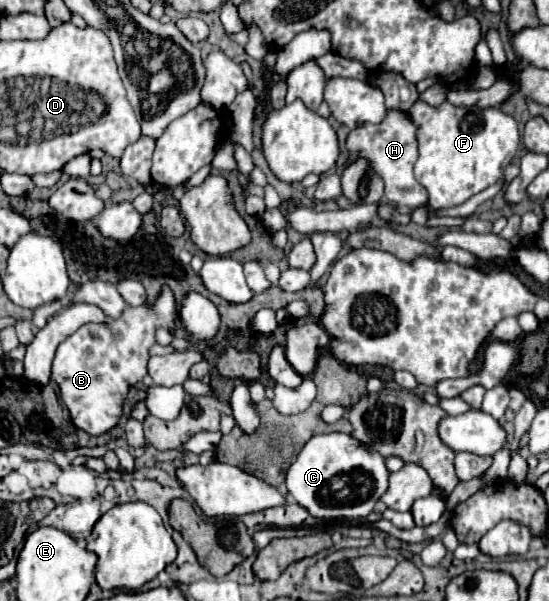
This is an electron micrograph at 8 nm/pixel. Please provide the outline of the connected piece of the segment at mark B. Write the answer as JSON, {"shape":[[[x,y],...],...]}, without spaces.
{"shape":[[[163,286],[153,304],[145,302],[135,308],[129,306],[121,318],[113,318],[109,322],[85,324],[59,344],[53,358],[51,380],[57,382],[59,398],[67,406],[77,428],[99,436],[117,426],[131,384],[141,382],[145,376],[149,348],[155,344],[155,330],[167,328],[173,332],[177,322],[179,318],[173,292],[169,286]]]}

